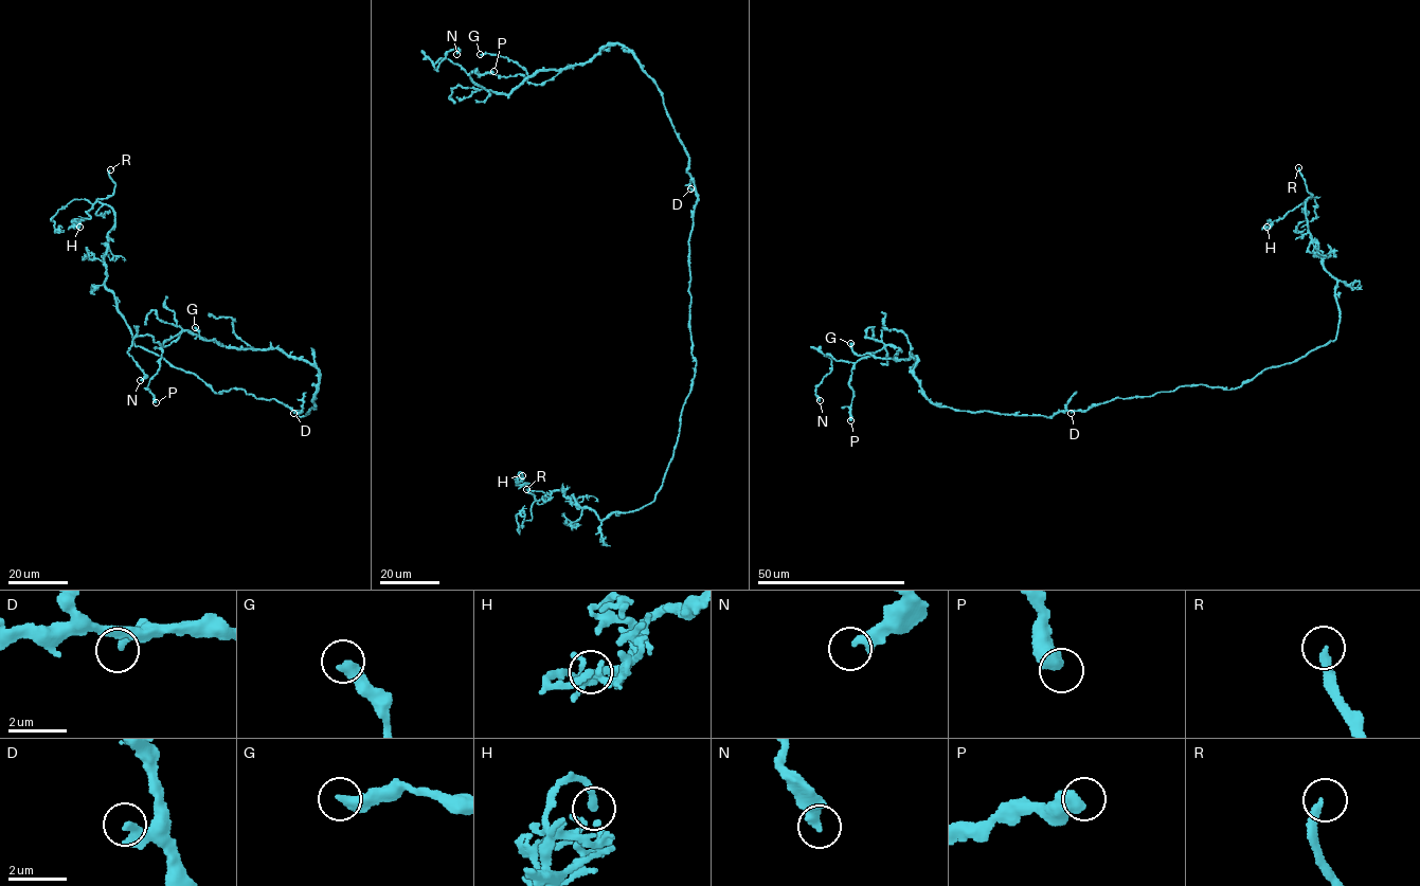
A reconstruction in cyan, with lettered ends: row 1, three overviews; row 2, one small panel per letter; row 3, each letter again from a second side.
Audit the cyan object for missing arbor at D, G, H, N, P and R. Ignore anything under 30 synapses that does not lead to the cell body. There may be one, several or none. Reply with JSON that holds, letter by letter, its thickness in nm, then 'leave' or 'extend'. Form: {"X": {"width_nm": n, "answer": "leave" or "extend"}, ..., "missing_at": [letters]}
{"D": {"width_nm": 240, "answer": "leave"}, "G": {"width_nm": 440, "answer": "leave"}, "H": {"width_nm": 240, "answer": "leave"}, "N": {"width_nm": 360, "answer": "leave"}, "P": {"width_nm": 600, "answer": "leave"}, "R": {"width_nm": 260, "answer": "extend"}, "missing_at": ["R"]}

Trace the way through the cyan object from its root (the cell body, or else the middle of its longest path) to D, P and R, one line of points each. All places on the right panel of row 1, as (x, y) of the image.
D: (1124, 398), (1115, 397), (1084, 411), (1071, 413)
P: (1124, 398), (1049, 417), (955, 411), (884, 346), (851, 369), (850, 420)
R: (1124, 398), (1185, 385), (1235, 390), (1335, 339), (1337, 282), (1309, 231), (1305, 206), (1313, 196), (1298, 167)

